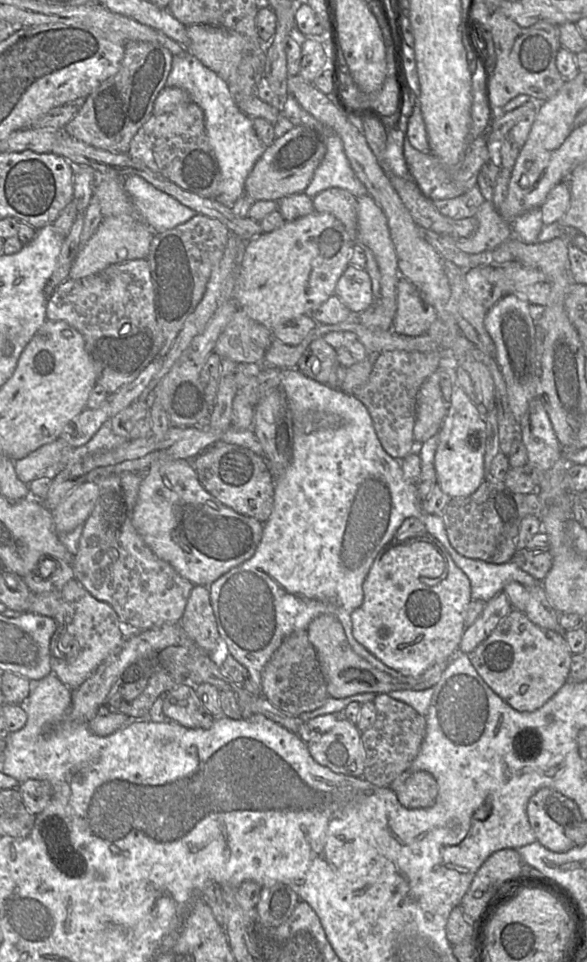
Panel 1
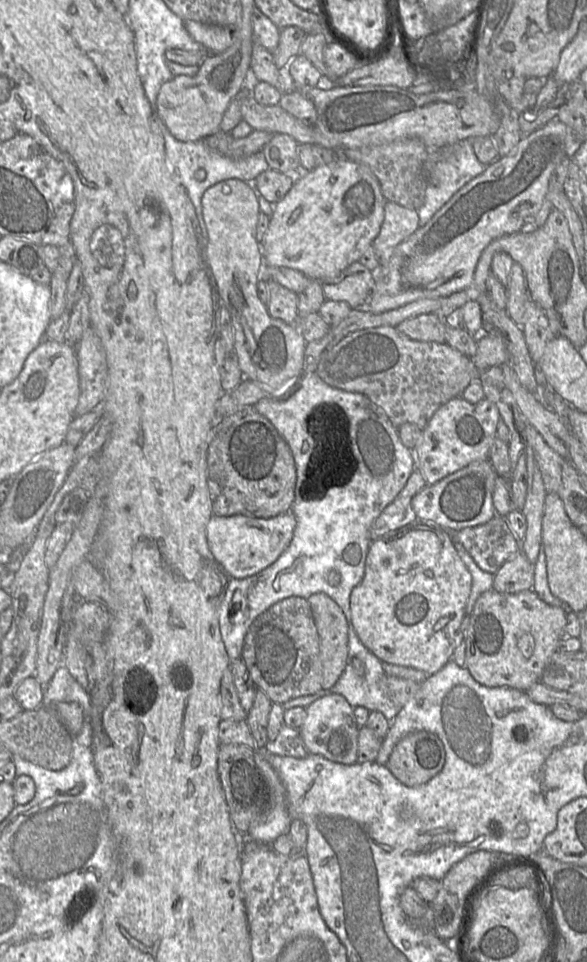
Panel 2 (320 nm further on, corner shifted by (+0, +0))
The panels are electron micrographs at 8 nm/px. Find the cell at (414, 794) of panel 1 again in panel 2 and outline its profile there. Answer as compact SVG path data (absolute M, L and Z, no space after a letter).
M419 730L405 735L394 746L386 766L402 784L411 787L427 783L444 763L445 749L440 738Z

